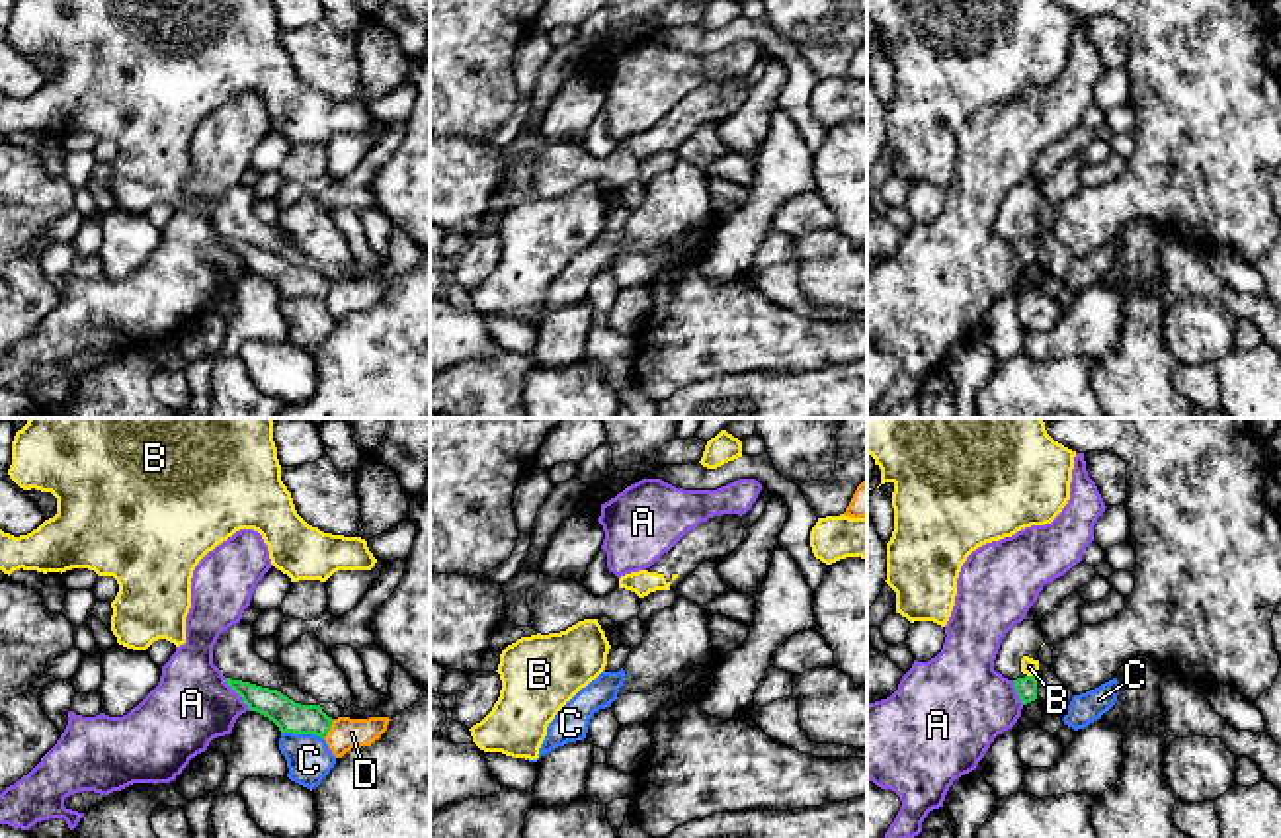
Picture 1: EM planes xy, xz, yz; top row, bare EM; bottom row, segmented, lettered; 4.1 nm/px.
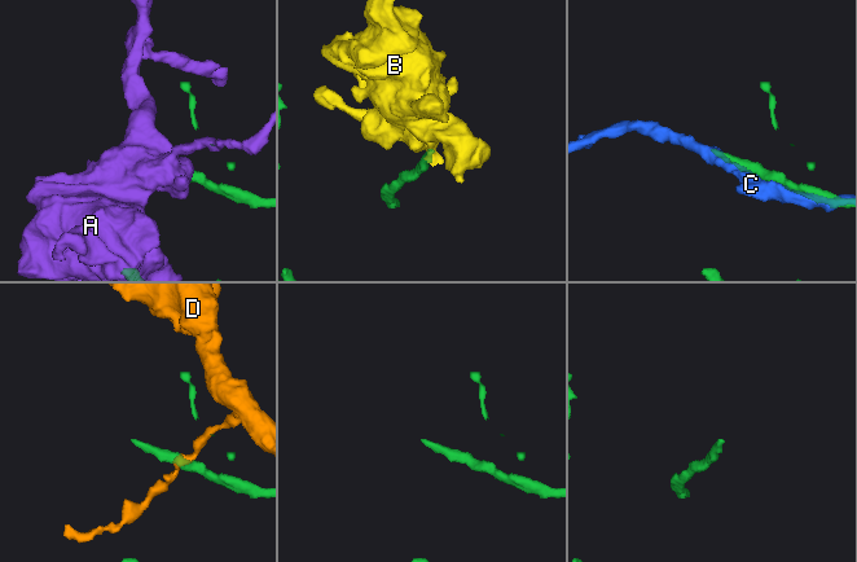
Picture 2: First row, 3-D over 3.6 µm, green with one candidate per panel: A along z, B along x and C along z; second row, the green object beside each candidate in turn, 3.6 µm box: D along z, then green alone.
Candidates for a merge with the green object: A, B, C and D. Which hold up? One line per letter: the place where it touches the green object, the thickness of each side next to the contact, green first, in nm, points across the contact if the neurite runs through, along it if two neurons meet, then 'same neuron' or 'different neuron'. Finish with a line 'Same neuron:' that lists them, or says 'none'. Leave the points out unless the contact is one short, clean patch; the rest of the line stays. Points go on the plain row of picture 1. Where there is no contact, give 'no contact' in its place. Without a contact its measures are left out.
A: meets green in xy at (237, 254); 130 nm thick on the green side, 320 nm on the other; different neuron
B: meets green in yz at (1032, 239); 90 nm thick on the green side, 70 nm on the other; border along yz (1028, 237), (1033, 239); different neuron
C: meets green in xy at (303, 295); 130 nm thick on the green side, 190 nm on the other; different neuron
D: meets green in xy at (329, 292); 130 nm thick on the green side, 130 nm on the other; border along xy (334, 282), (325, 301); different neuron
Same neuron: none

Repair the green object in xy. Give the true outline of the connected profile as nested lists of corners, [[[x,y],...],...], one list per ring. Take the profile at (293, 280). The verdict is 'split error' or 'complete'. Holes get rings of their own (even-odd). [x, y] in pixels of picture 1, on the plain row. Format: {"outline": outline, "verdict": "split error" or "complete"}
{"outline": [[[225,240],[225,244],[242,260],[250,273],[273,283],[281,295],[316,297],[326,301],[332,279],[320,268],[301,268],[277,252],[262,250],[250,244]]], "verdict": "complete"}

